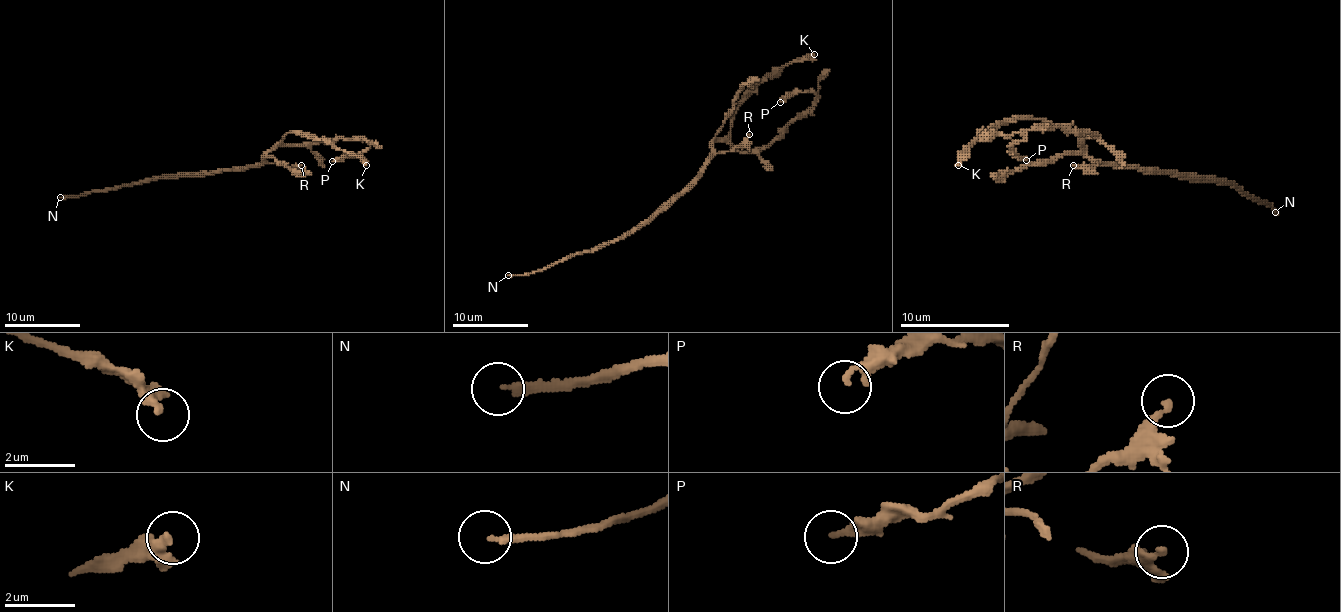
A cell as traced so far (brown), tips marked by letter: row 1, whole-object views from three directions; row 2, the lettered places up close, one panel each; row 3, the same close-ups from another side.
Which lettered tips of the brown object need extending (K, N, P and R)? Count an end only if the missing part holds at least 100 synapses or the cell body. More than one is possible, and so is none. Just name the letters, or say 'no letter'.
N

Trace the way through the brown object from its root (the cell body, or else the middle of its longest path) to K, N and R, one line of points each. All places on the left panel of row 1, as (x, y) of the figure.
K: (248, 167), (260, 165), (288, 133), (309, 133), (319, 138), (328, 138), (338, 148), (355, 154), (366, 165)
N: (248, 167), (166, 174), (75, 197), (60, 197)
R: (248, 167), (265, 163), (282, 163), (290, 167), (301, 165)

